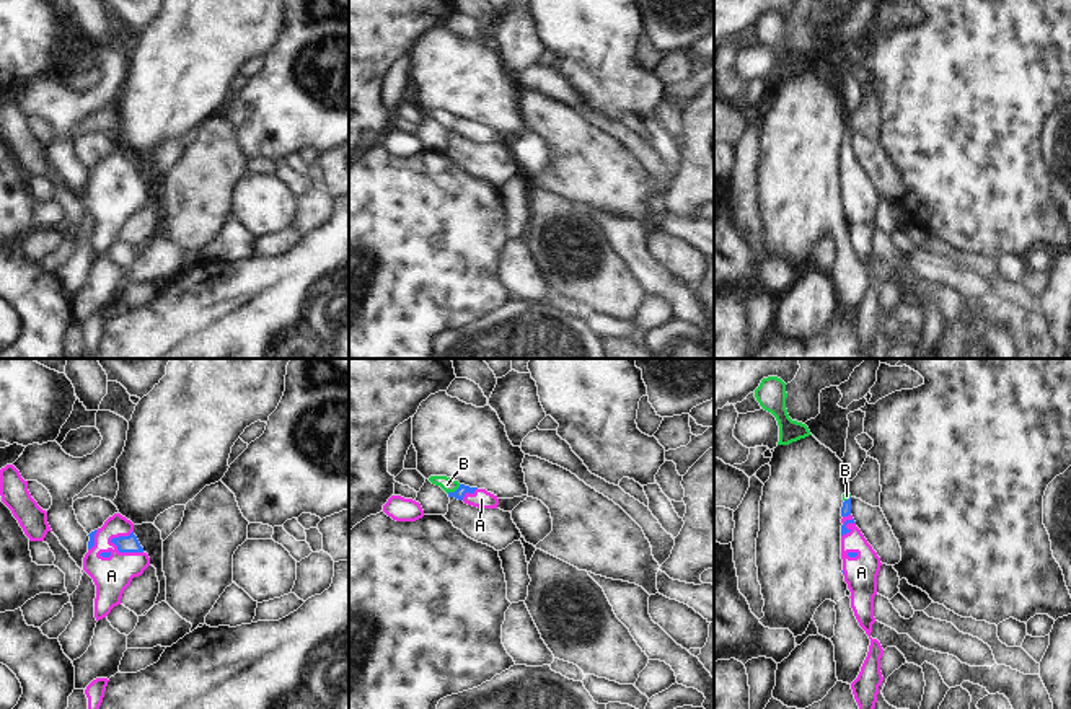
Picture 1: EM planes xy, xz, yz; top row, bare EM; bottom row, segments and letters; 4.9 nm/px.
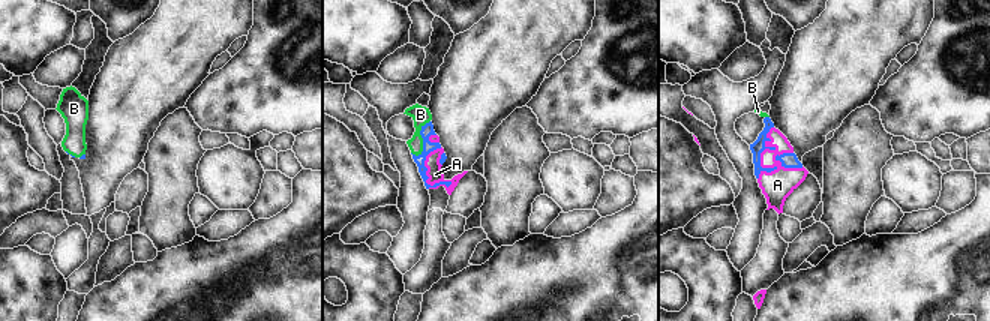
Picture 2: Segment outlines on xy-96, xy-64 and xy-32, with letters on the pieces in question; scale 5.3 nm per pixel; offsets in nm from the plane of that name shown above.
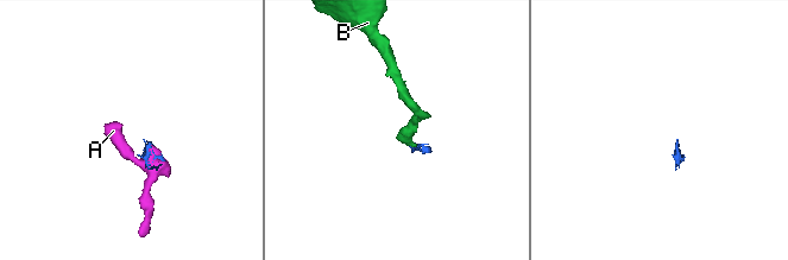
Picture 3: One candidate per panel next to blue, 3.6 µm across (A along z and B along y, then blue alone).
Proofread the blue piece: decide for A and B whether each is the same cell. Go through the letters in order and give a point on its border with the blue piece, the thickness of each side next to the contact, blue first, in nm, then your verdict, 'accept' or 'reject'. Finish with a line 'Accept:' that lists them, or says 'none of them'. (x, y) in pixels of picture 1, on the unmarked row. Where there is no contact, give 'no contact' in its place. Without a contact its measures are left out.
A: xy (126, 186) | 80/190 nm | accept
B: xz (455, 126) | 50/70 nm | accept
Accept: A, B

